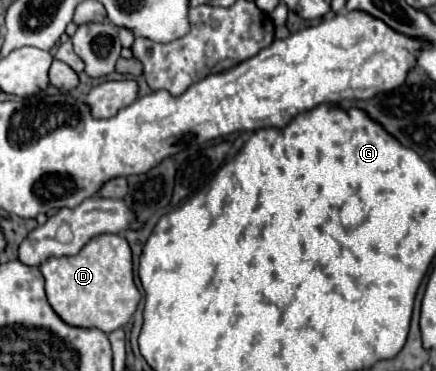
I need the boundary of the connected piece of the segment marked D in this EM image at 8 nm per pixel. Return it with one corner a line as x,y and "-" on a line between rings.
97,235
73,257
49,257
39,265
53,311
69,325
111,333
135,313
141,293
133,283
131,249
121,235

